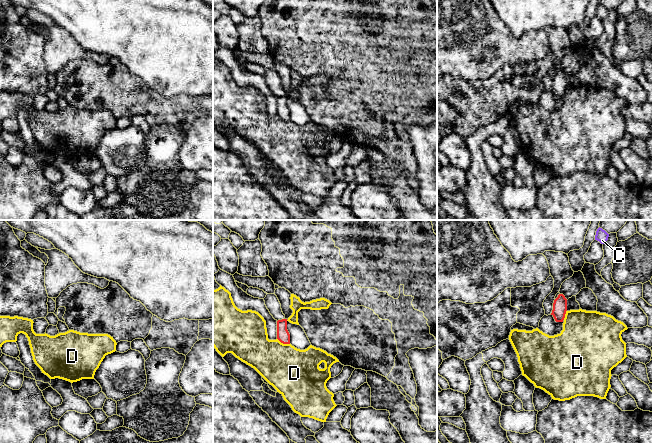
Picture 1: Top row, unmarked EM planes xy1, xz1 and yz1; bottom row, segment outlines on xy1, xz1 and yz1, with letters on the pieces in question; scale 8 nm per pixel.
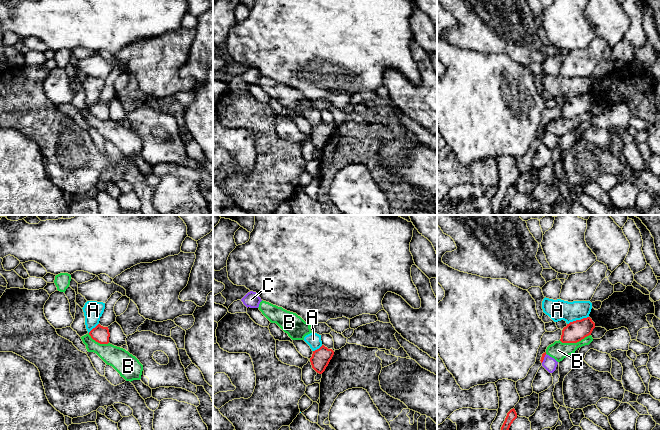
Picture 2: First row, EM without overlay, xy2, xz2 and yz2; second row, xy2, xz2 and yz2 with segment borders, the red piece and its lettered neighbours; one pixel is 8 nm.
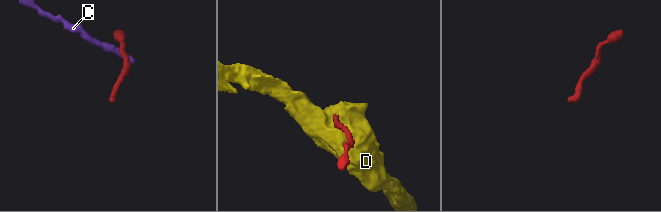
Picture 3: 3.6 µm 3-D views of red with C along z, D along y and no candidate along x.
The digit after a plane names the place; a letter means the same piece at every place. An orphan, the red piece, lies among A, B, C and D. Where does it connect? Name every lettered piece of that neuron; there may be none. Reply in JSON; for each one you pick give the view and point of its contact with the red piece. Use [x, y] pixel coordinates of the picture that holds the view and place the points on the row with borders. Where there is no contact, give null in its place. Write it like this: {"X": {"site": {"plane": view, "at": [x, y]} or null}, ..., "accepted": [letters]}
{"accepted": []}

